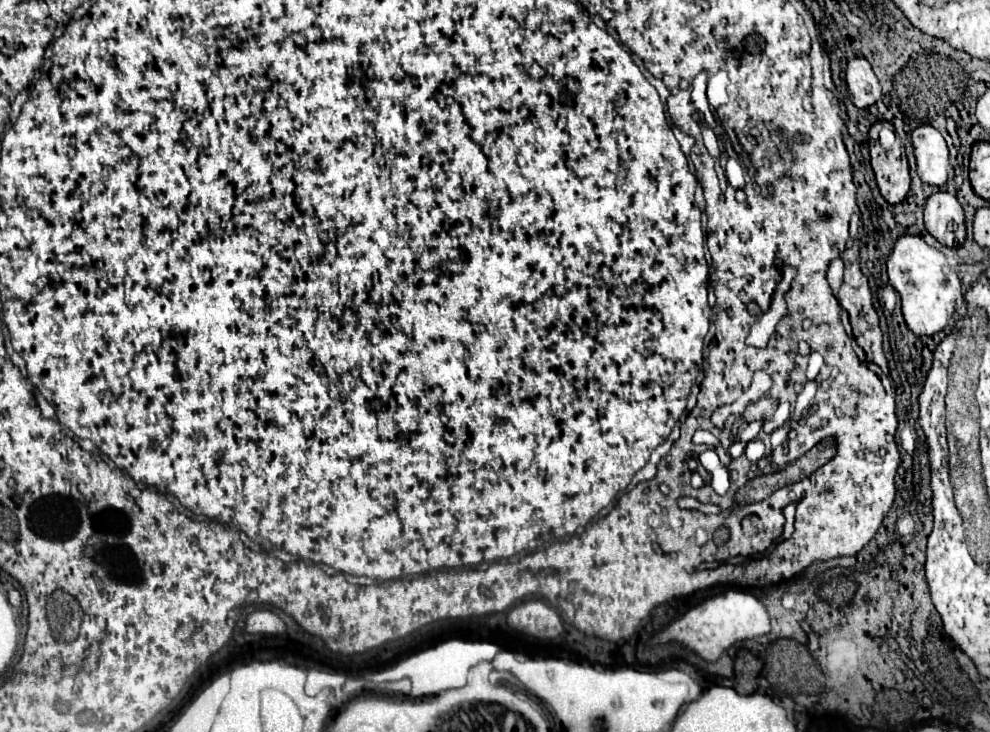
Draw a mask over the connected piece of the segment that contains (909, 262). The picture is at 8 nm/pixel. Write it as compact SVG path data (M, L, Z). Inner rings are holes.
M904 234L894 242L890 258L886 262L888 278L902 300L902 314L908 328L916 336L932 336L940 332L950 314L956 310L958 296L962 294L962 284L958 274L948 266L946 256L940 250L930 248L920 236Z

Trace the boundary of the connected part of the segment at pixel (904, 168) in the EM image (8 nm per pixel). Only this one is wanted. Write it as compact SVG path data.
M876 122L870 128L868 146L872 156L872 170L876 174L876 182L880 194L886 202L898 204L906 198L910 190L910 170L902 144L894 144L892 148L884 148L880 144L880 130L888 128L888 122Z

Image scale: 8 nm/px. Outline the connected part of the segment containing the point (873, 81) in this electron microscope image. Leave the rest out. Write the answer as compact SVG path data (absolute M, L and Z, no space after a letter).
M852 58L846 68L846 84L852 104L856 108L868 108L880 100L880 84L866 58Z

